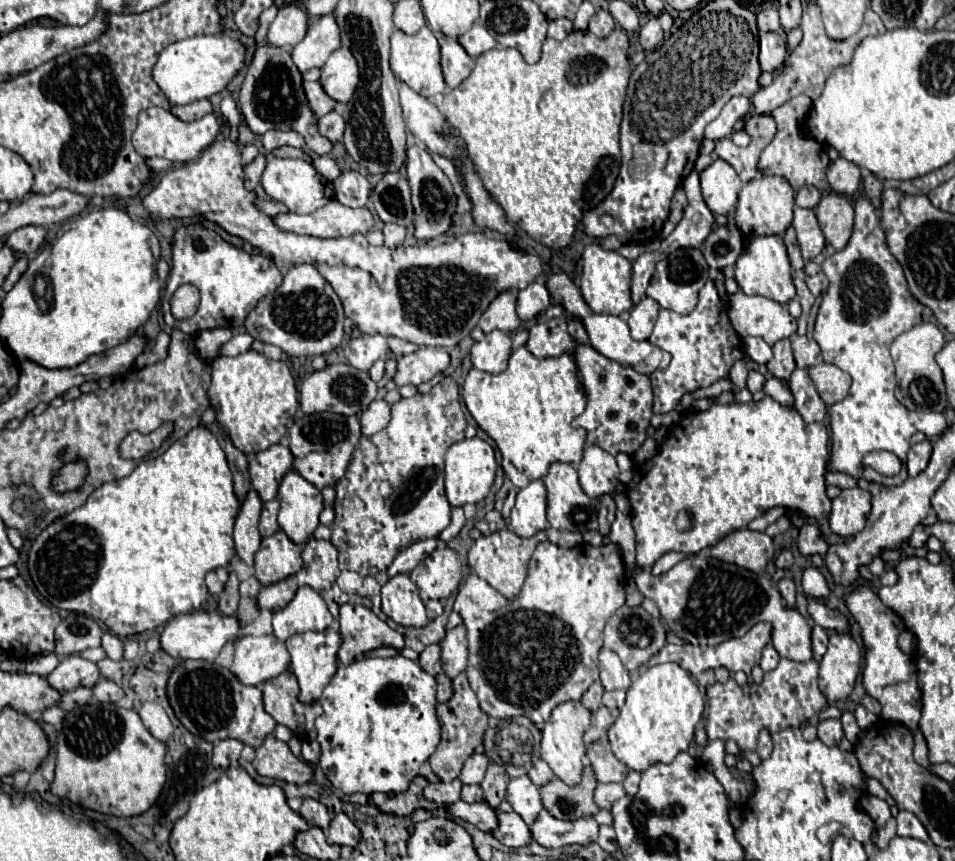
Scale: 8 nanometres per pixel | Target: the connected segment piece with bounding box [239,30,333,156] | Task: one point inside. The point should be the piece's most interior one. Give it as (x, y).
(272, 96)

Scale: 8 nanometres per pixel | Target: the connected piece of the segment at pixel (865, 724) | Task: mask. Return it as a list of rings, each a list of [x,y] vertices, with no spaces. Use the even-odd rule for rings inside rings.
[[[857,706],[857,710],[855,710],[855,718],[857,718],[857,722],[859,722],[859,726],[861,726],[863,732],[865,732],[871,724],[877,722],[877,716],[871,714],[871,712],[867,712],[863,706]]]

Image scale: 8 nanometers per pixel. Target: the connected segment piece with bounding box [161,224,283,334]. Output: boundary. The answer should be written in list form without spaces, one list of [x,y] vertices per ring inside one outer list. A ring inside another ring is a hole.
[[[201,224],[181,226],[173,236],[173,270],[167,282],[165,294],[161,298],[163,320],[171,328],[179,328],[185,334],[197,334],[207,328],[241,328],[245,316],[257,306],[257,302],[269,292],[275,292],[283,276],[273,260],[265,254],[249,254],[239,246],[225,242],[215,230]],[[181,284],[193,284],[201,292],[201,304],[195,316],[187,320],[175,320],[169,310],[169,300]]]

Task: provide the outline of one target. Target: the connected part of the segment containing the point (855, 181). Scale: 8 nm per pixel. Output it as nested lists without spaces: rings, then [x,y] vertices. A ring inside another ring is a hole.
[[[837,158],[827,168],[827,180],[829,180],[829,186],[833,188],[833,192],[851,196],[861,182],[859,166],[845,158]]]

